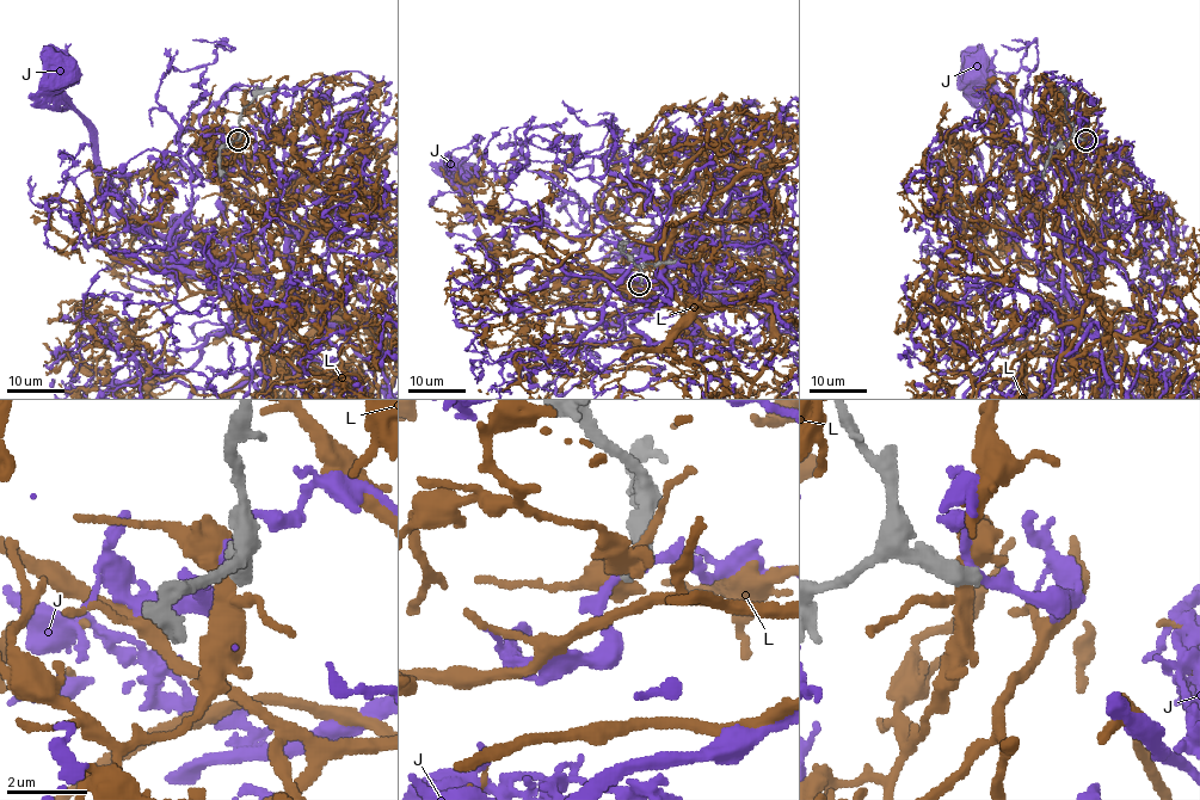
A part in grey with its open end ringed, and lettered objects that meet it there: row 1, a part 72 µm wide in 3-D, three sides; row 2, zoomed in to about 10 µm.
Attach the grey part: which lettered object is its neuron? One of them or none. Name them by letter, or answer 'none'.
none

